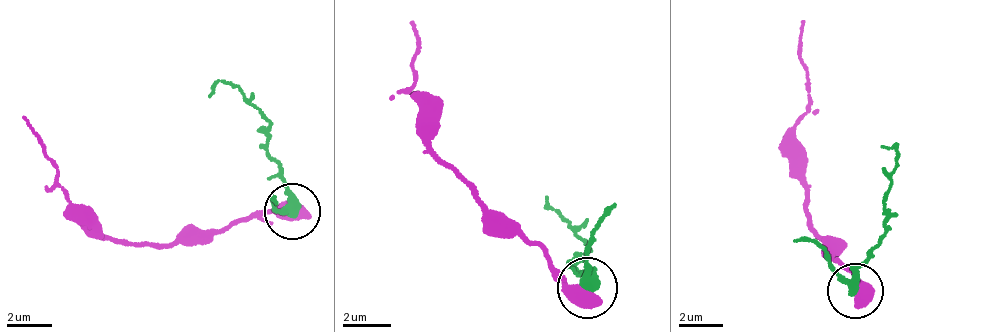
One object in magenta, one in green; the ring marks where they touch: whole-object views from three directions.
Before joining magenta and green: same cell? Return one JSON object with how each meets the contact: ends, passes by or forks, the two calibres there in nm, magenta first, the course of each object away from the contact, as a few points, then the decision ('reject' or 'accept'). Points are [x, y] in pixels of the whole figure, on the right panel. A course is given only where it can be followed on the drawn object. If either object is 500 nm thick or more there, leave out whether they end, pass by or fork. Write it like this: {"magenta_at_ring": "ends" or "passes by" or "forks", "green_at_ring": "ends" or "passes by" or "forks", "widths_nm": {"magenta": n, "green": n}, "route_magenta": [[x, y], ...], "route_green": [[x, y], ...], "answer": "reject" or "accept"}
{"widths_nm": {"magenta": 700, "green": 360}, "route_magenta": [[857, 289], [863, 280], [817, 231], [797, 133], [810, 105], [799, 45], [800, 22]], "route_green": [[857, 289], [857, 270], [884, 229], [882, 209], [896, 161], [882, 148]], "answer": "reject"}

